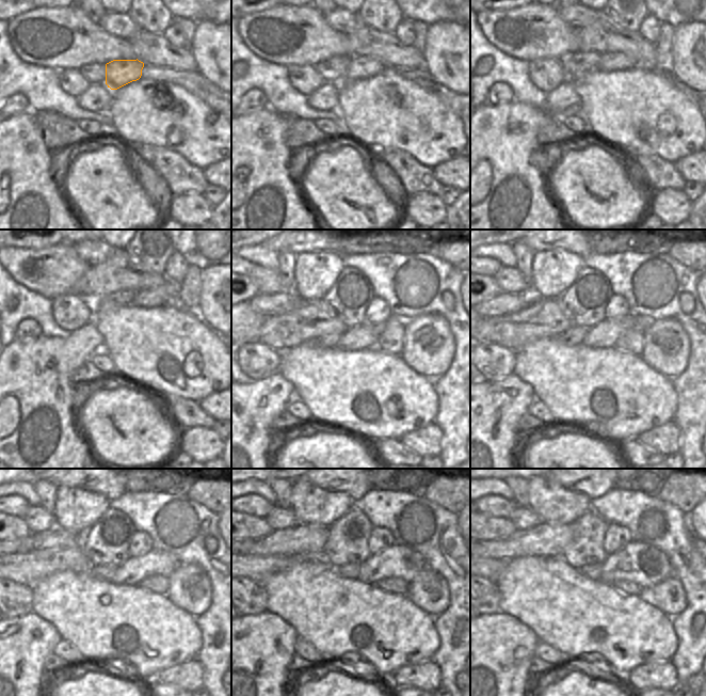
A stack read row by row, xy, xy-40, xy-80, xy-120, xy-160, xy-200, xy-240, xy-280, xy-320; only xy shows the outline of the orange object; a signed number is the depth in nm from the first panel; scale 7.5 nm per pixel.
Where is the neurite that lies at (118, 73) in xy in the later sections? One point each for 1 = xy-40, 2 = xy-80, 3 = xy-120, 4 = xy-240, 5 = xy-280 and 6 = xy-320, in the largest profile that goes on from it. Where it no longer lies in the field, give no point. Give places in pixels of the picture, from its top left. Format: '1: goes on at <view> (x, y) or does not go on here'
1: goes on at xy-40 (360, 66)
2: goes on at xy-80 (618, 61)
3: goes on at xy-120 (160, 296)
4: goes on at xy-240 (133, 570)
5: goes on at xy-280 (398, 560)
6: goes on at xy-320 (646, 566)

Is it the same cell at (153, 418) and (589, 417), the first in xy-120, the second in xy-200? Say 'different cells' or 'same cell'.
different cells

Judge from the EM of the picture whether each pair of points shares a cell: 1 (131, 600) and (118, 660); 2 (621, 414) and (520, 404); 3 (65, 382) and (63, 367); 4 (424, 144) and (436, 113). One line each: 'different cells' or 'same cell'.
1: different cells
2: different cells
3: same cell
4: same cell

